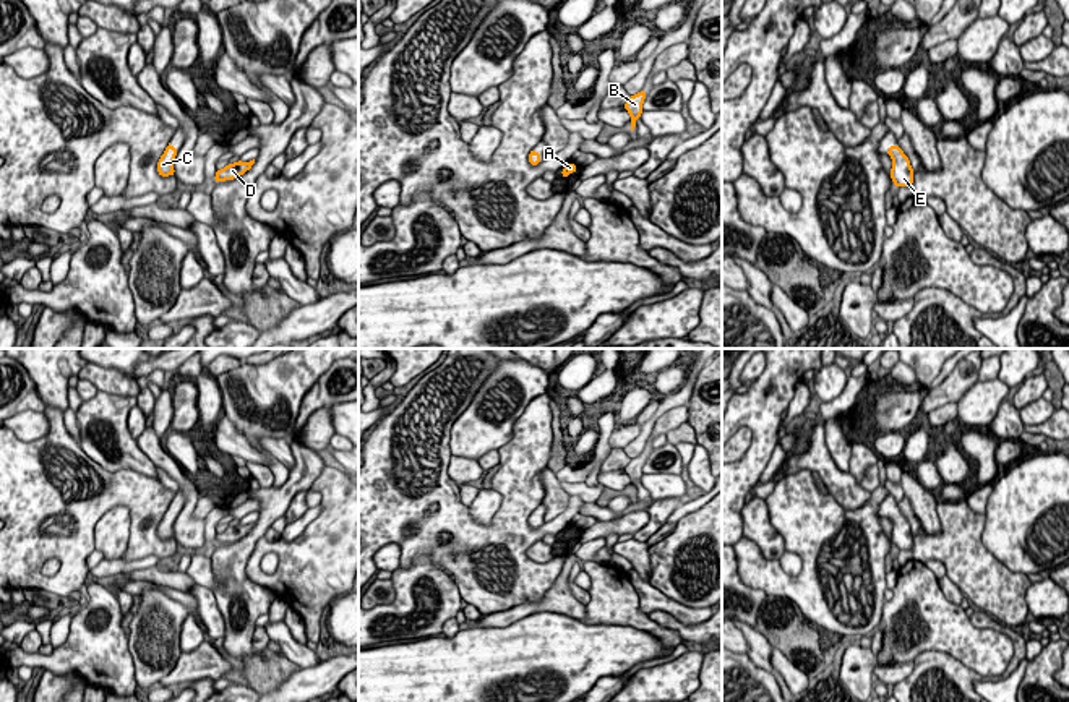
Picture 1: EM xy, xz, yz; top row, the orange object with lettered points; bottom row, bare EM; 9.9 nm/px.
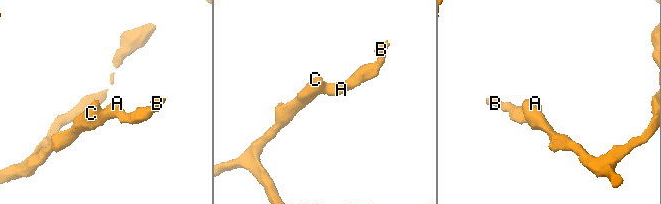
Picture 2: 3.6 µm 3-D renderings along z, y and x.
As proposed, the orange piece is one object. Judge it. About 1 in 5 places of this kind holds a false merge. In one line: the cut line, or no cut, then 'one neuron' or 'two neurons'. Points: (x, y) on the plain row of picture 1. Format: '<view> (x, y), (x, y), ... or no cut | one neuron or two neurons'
no cut | one neuron

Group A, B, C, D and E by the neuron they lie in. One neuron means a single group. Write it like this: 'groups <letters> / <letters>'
groups A B C D E

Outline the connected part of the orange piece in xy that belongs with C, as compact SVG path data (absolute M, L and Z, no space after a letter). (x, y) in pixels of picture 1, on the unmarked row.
M170 506L165 511L162 520L157 525L157 537L162 540L175 538L174 522L177 519L177 511L172 511Z

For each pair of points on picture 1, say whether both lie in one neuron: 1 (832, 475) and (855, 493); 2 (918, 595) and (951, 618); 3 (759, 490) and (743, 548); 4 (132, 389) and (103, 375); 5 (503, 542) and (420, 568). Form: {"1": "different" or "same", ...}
{"1": "same", "2": "same", "3": "different", "4": "same", "5": "different"}

